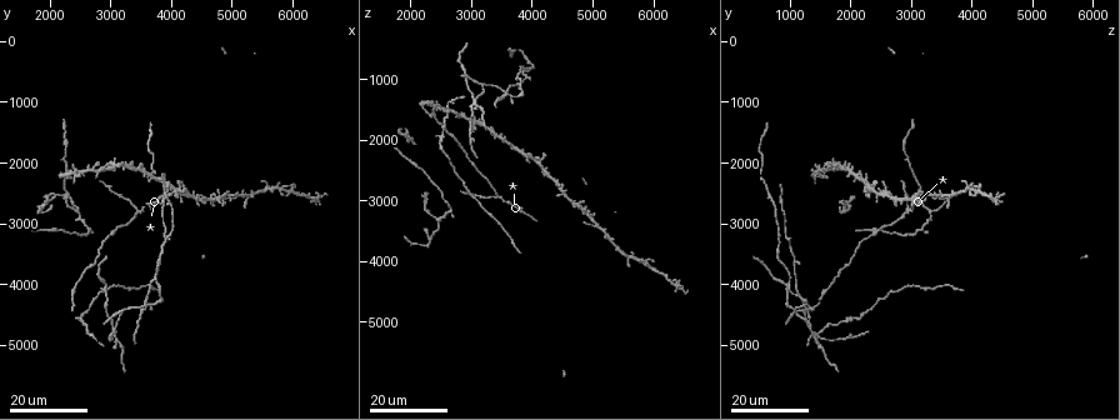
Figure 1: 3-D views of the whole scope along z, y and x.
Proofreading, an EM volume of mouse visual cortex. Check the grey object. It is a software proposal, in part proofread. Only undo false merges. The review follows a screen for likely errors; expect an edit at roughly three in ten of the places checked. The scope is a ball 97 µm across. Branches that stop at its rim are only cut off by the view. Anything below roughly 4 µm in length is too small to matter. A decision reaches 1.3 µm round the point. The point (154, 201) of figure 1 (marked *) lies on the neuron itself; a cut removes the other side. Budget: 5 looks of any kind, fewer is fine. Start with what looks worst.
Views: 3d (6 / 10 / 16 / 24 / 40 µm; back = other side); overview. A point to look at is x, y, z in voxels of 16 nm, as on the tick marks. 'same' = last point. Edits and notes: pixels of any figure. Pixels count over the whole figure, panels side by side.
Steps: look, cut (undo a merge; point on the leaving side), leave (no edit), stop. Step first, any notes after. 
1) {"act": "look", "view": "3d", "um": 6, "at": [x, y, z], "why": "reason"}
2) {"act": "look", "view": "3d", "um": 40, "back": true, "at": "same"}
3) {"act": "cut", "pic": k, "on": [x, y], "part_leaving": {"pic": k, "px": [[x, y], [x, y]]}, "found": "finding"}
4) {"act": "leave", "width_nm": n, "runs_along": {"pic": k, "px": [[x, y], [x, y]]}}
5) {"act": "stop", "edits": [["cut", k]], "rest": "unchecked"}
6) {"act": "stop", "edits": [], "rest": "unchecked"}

{"act": "look", "view": "3d", "um": 16, "at": [3100, 4750, 1400], "why": "side arm on a straight run"}

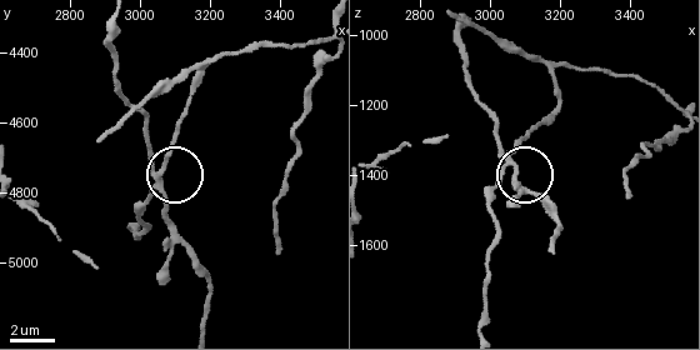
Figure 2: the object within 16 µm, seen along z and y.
{"act": "look", "view": "3d", "um": 6, "at": [3070, 4800, 1370]}

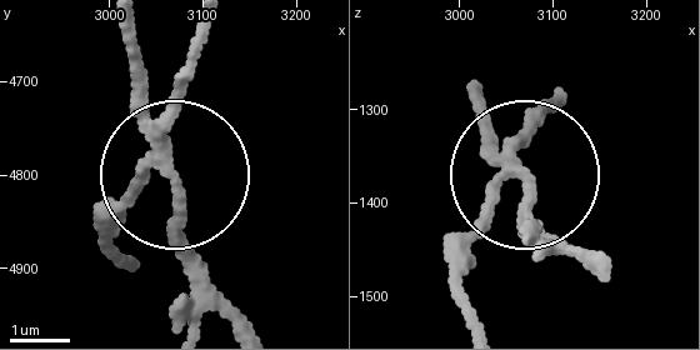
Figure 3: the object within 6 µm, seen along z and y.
{"act": "cut", "pic": 3, "on": [139, 63], "width_nm": 190, "part_leaving": {"pic": 3, "px": [[150, 144], [135, 29]]}, "found": "two neurons meet here"}

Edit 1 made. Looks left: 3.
{"act": "look", "view": "overview"}

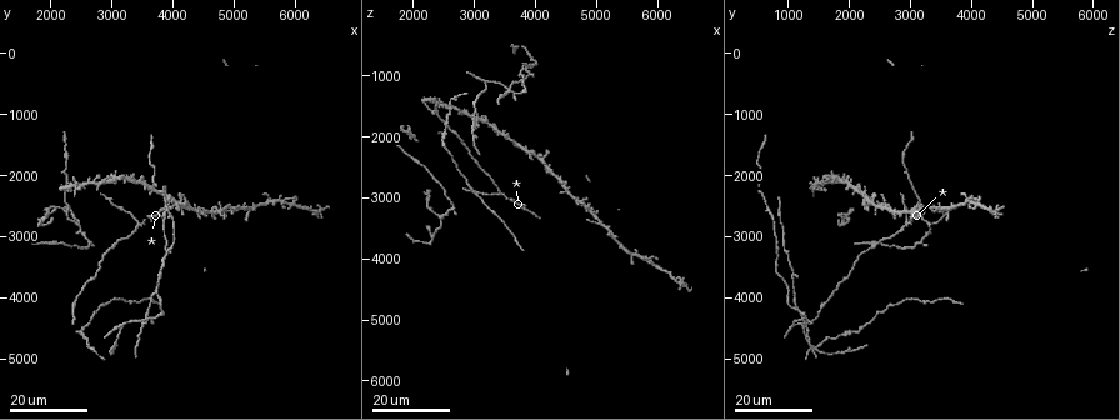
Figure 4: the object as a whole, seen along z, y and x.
{"act": "look", "view": "3d", "um": 24, "at": [3150, 4450, 1050], "why": "a fork"}

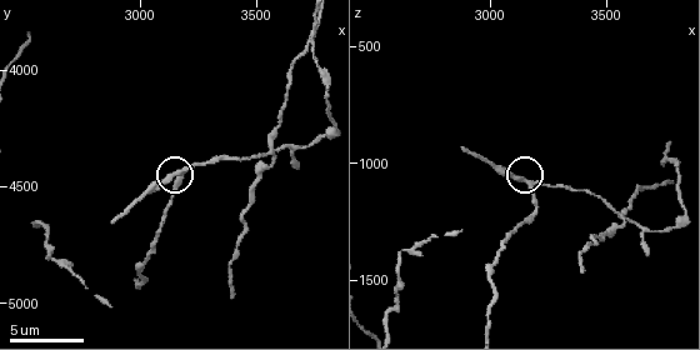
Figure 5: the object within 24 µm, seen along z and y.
{"act": "look", "view": "3d", "um": 6, "at": [3170, 4430, 1090]}

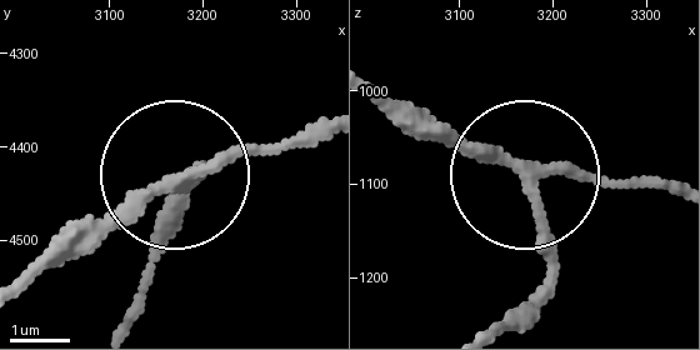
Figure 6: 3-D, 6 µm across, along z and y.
{"act": "leave", "arms": 3, "found": "all the same neuron"}

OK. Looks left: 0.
{"act": "stop", "edits": [["cut", 3]], "rest": "unchecked"}

